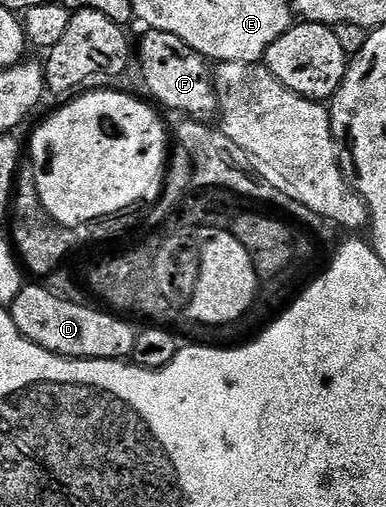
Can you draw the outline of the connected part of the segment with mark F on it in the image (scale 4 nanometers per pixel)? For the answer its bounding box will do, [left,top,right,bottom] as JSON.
[137,29,219,120]

